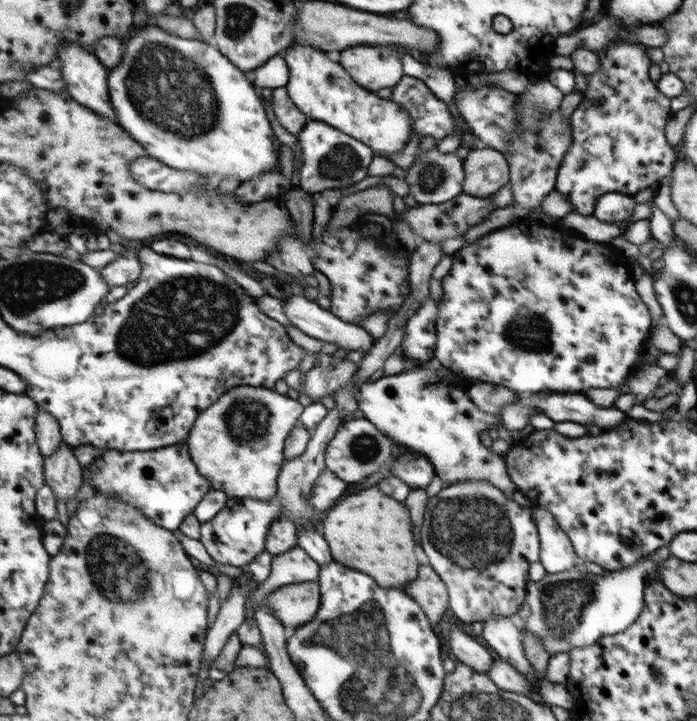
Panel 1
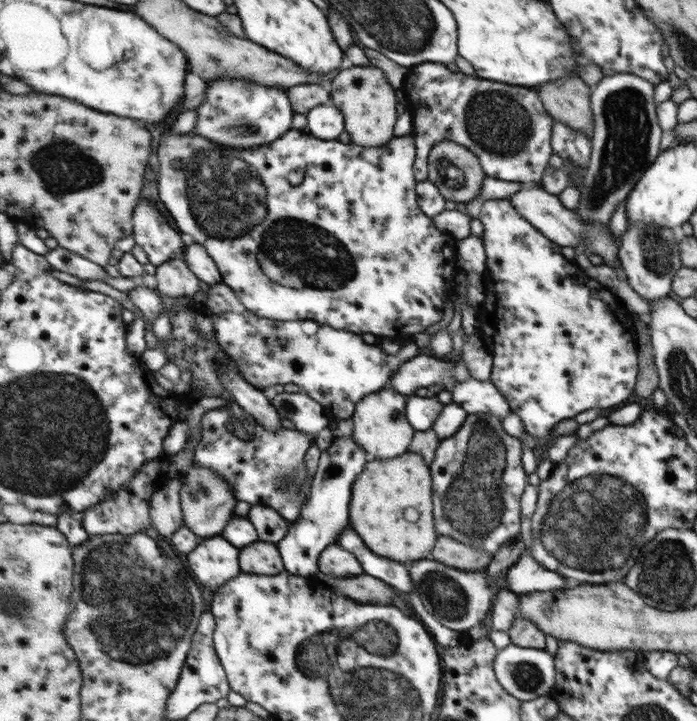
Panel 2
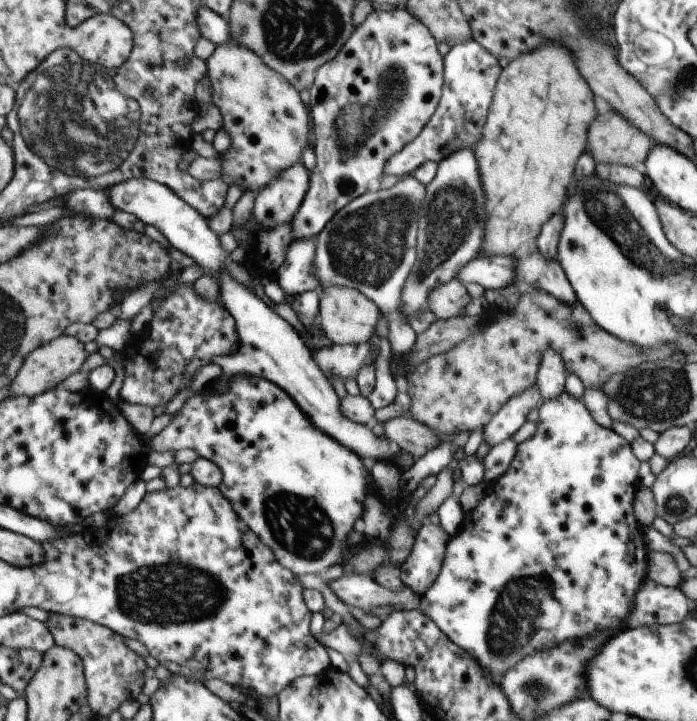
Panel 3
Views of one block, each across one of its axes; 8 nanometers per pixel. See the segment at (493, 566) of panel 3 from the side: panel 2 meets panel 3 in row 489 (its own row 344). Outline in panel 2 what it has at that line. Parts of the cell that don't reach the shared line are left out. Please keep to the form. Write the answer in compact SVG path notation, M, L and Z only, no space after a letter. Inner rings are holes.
M508 199L484 201L479 214L480 221L484 227L481 239L484 241L484 251L486 251L486 272L492 280L492 284L486 284L486 301L476 309L477 317L480 319L481 327L479 335L490 334L492 344L494 344L493 368L491 371L491 381L498 387L498 391L509 401L509 406L514 413L523 420L527 434L533 436L538 441L538 446L544 446L550 440L550 434L561 420L574 418L584 410L604 410L612 408L626 402L636 386L638 378L638 354L636 354L636 342L634 342L634 332L630 318L622 312L622 308L614 304L612 292L606 290L604 284L584 276L584 272L570 260L566 260L560 254L560 245L554 244L554 241L546 237L538 228L534 228L530 221L526 220L521 213L517 211L514 204L510 204Z

